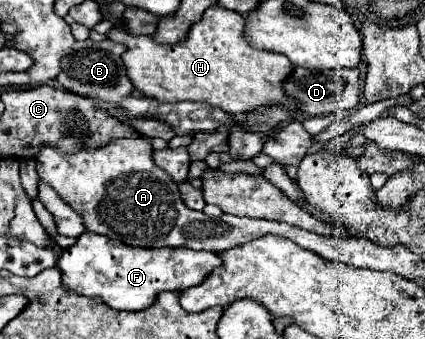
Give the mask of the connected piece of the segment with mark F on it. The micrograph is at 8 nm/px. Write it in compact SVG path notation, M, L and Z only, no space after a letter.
M83 233L77 243L59 257L57 267L65 289L85 297L99 297L105 305L111 305L111 309L141 311L147 309L161 291L181 291L199 285L221 265L219 261L219 255L211 251L193 251L187 247L131 247L103 235Z

